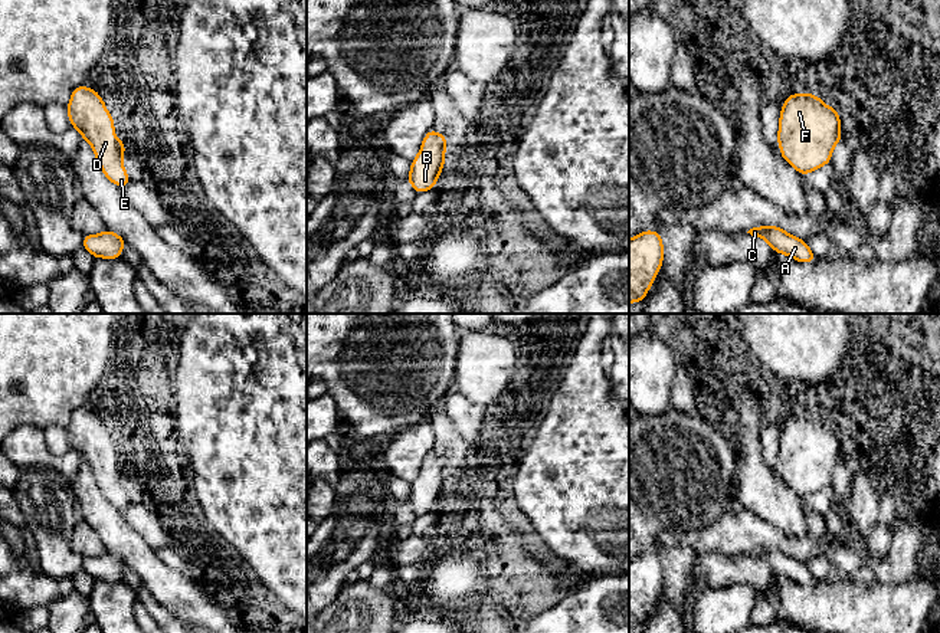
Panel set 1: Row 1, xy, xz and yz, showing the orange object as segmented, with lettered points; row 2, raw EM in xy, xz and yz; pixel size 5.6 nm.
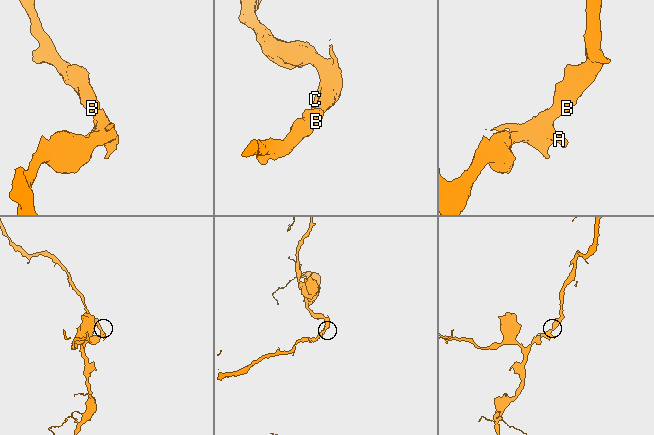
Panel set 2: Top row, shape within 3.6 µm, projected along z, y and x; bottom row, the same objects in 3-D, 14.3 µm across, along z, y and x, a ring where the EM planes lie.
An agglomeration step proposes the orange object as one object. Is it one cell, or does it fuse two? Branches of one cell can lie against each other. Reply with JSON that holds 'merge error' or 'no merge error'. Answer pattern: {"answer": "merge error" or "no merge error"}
{"answer": "no merge error"}

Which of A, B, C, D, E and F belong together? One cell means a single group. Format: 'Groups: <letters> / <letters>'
Groups: A B C D E F

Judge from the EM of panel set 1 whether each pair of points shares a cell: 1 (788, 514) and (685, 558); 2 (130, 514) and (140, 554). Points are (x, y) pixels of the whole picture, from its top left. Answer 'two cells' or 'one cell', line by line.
1: two cells
2: two cells

